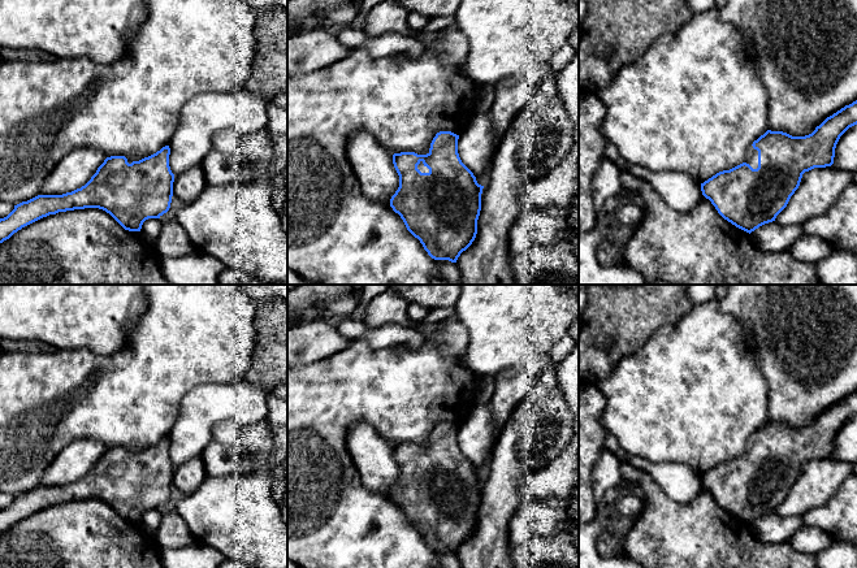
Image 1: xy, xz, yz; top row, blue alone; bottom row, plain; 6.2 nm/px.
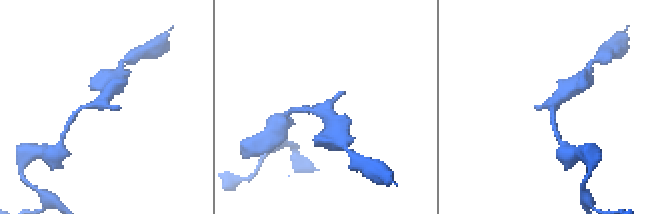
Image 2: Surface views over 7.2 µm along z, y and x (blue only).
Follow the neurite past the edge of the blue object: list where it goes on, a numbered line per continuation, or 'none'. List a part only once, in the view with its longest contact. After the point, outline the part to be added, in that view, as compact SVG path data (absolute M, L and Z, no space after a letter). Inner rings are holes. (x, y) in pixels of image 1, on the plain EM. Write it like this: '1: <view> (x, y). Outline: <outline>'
1: yz (752, 447). Outline: M752 435L748 439L748 445L744 454L749 455L753 460L758 459L758 442L754 441Z

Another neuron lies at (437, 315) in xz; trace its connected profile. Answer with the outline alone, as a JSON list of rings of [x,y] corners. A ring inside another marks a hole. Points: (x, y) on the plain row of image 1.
[[[446,307],[446,308],[434,308],[430,309],[429,315],[425,318],[424,324],[432,325],[437,322],[445,321],[447,317],[455,313],[455,307]]]

